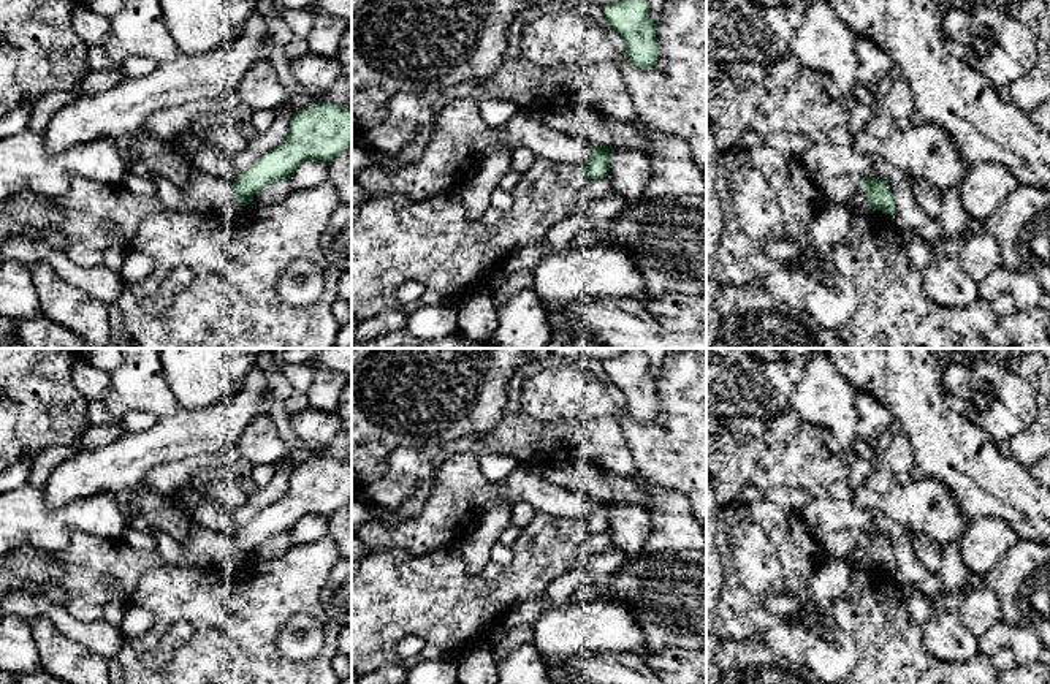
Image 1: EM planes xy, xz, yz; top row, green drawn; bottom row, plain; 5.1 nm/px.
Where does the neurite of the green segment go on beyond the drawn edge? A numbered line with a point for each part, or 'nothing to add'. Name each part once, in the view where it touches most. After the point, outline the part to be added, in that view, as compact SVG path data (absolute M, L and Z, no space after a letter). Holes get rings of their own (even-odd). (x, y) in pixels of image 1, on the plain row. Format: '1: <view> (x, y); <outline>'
1: xy (208, 548); M193 521L187 540L181 545L179 565L193 568L231 568L241 560L236 556L234 538Z

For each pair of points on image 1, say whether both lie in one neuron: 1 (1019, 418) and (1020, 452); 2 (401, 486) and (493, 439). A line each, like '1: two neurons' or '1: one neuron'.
1: two neurons
2: one neuron

